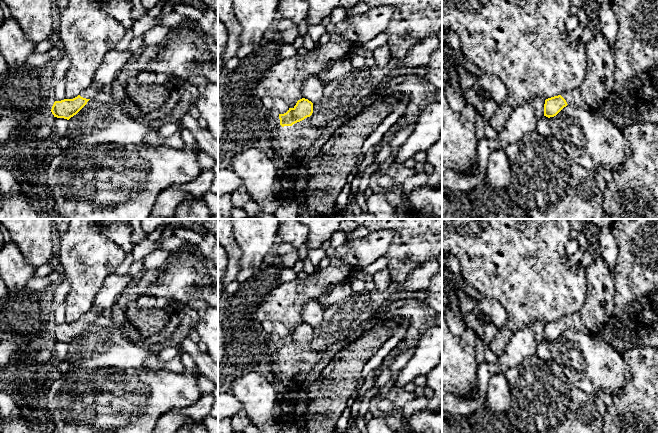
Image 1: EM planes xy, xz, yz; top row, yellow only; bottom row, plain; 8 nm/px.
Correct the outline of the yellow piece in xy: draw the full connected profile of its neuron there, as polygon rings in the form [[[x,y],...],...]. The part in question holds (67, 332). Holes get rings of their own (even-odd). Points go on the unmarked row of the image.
[[[91,309],[73,323],[55,325],[51,336],[54,341],[69,344],[76,339],[87,328],[87,326],[97,318],[97,316],[98,314]]]

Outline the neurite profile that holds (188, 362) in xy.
[[[180,352],[179,358],[183,363],[183,366],[185,367],[185,369],[199,370],[197,364],[189,354]]]

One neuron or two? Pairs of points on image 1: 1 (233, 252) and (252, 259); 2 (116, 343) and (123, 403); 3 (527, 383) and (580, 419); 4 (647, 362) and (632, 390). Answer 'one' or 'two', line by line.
1: two
2: two
3: one
4: one

